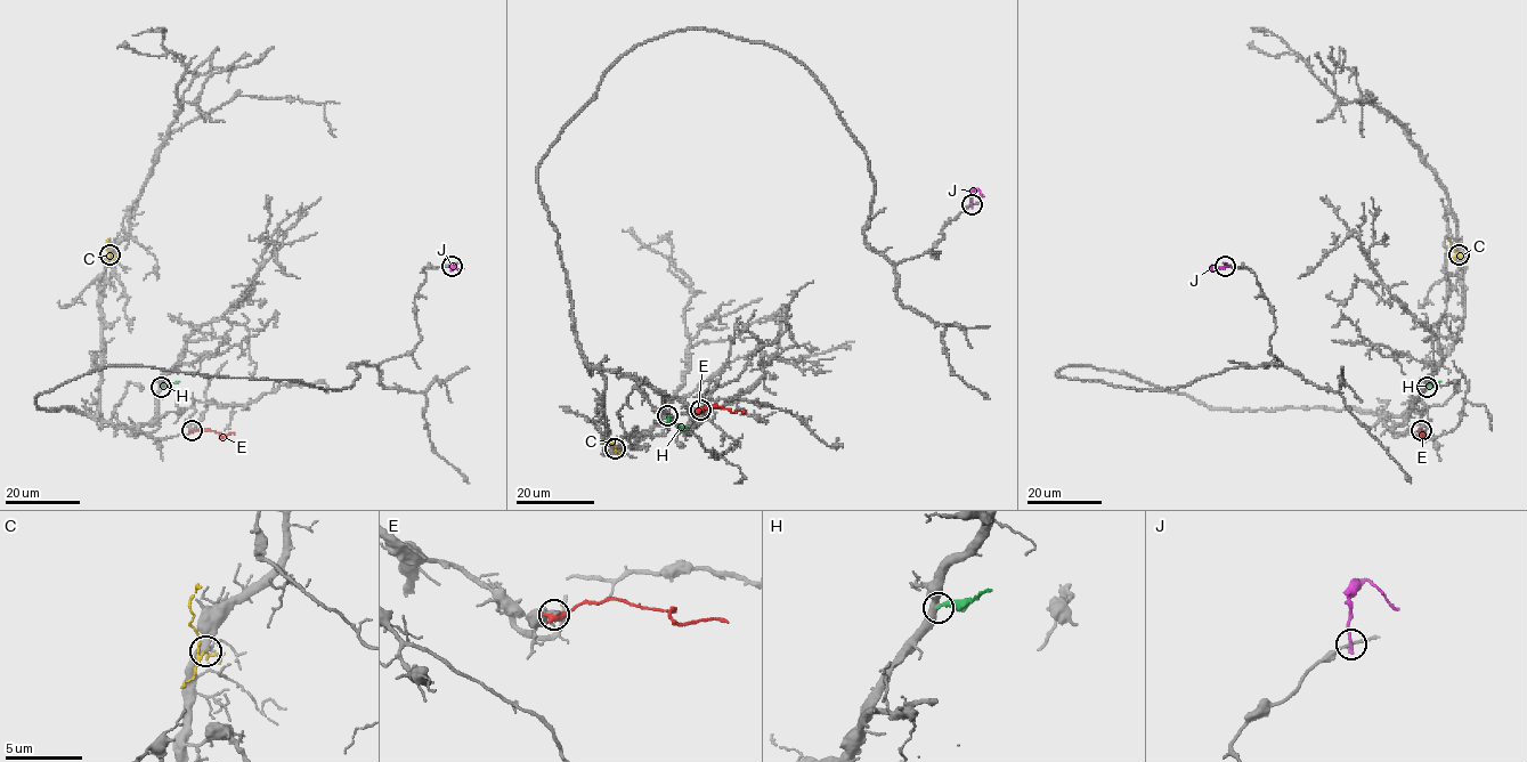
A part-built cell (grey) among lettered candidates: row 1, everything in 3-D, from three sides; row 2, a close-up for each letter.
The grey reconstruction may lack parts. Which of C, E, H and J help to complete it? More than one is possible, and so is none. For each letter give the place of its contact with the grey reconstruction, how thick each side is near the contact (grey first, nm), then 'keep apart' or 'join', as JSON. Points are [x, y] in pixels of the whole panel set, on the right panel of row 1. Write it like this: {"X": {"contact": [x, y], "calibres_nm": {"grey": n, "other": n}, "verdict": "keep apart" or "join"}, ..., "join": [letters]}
{"C": {"contact": [1459, 254], "calibres_nm": {"grey": 400, "other": 170}, "verdict": "keep apart"}, "E": {"contact": [1421, 430], "calibres_nm": {"grey": 260, "other": 360}, "verdict": "keep apart"}, "H": {"contact": [1427, 387], "calibres_nm": {"grey": 480, "other": 320}, "verdict": "keep apart"}, "J": {"contact": [1225, 266], "calibres_nm": {"grey": 190, "other": 170}, "verdict": "keep apart"}, "join": []}

